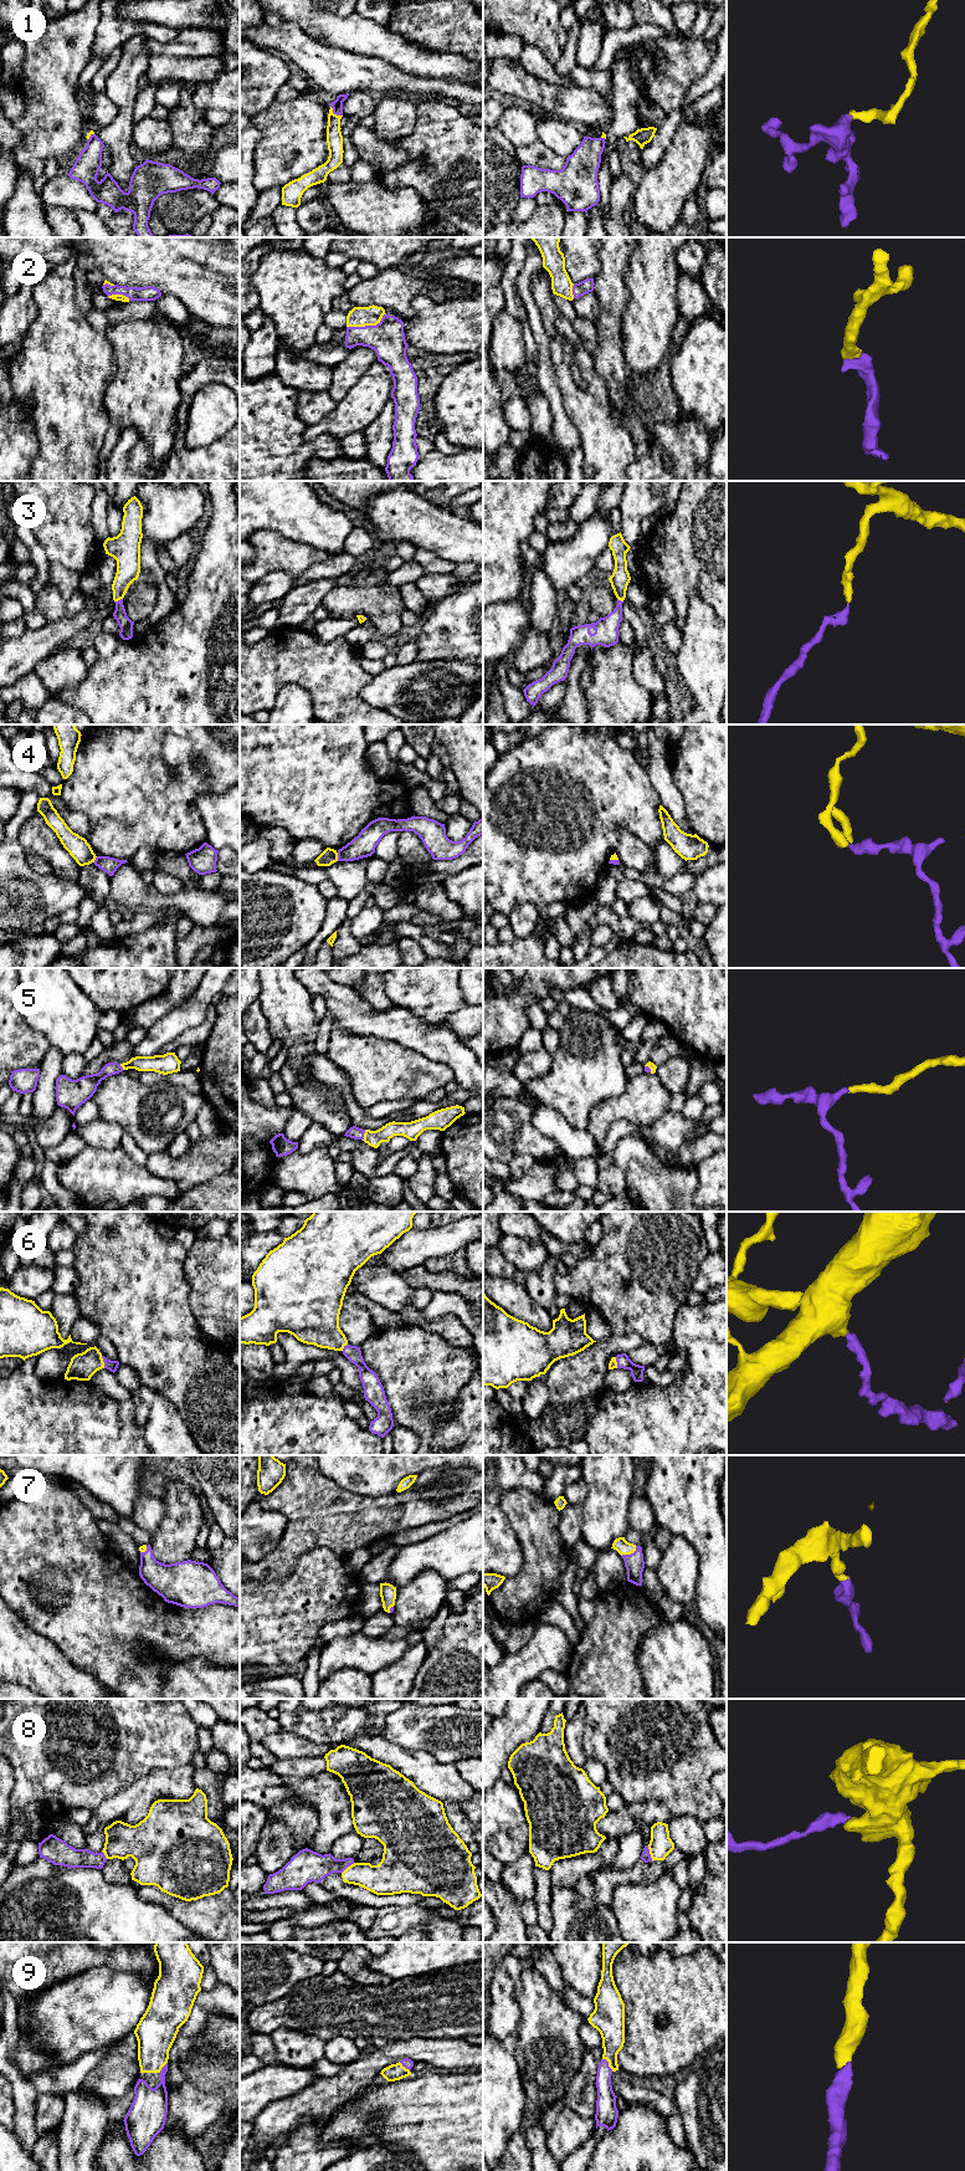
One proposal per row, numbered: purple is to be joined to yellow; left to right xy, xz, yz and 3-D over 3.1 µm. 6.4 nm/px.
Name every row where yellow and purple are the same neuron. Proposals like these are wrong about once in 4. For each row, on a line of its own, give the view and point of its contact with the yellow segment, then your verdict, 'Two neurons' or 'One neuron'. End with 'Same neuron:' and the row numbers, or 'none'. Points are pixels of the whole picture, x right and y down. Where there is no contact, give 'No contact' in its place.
1: Touches yellow at xz (333, 113). One neuron
2: Touches yellow at xz (366, 324). One neuron
3: Touches yellow at xy (118, 599). One neuron
4: Touches yellow at xz (337, 856). Two neurons
5: Touches yellow at xz (364, 1135). One neuron
6: Touches yellow at xy (103, 1362). One neuron
7: Touches yellow at yz (630, 1553). One neuron
8: Touches yellow at yz (650, 1853). Two neurons
9: Touches yellow at yz (609, 2064). One neuron
Same neuron: 1, 2, 3, 5, 6, 7, 9

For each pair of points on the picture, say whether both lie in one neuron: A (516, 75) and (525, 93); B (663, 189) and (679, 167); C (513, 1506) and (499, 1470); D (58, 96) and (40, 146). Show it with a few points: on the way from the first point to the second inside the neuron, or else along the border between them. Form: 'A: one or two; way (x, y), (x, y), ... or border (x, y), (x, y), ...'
A: one; way (516, 80), (524, 88)
B: one; way (668, 184), (679, 172)
C: two; border (537, 1494), (506, 1491), (506, 1519)
D: one; way (52, 108), (52, 124), (47, 133)

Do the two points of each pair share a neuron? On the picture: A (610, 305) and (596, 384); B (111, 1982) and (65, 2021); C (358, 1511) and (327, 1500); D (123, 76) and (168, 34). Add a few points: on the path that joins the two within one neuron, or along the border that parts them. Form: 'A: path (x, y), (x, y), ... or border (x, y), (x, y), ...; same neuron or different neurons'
A: border (593, 356), (595, 370), (609, 388), (610, 400); different neurons
B: path (99, 1993), (76, 2015); same neuron
C: path (350, 1511), (338, 1511), (334, 1508); same neuron
D: border (150, 39), (145, 35), (133, 35), (121, 46); different neurons

